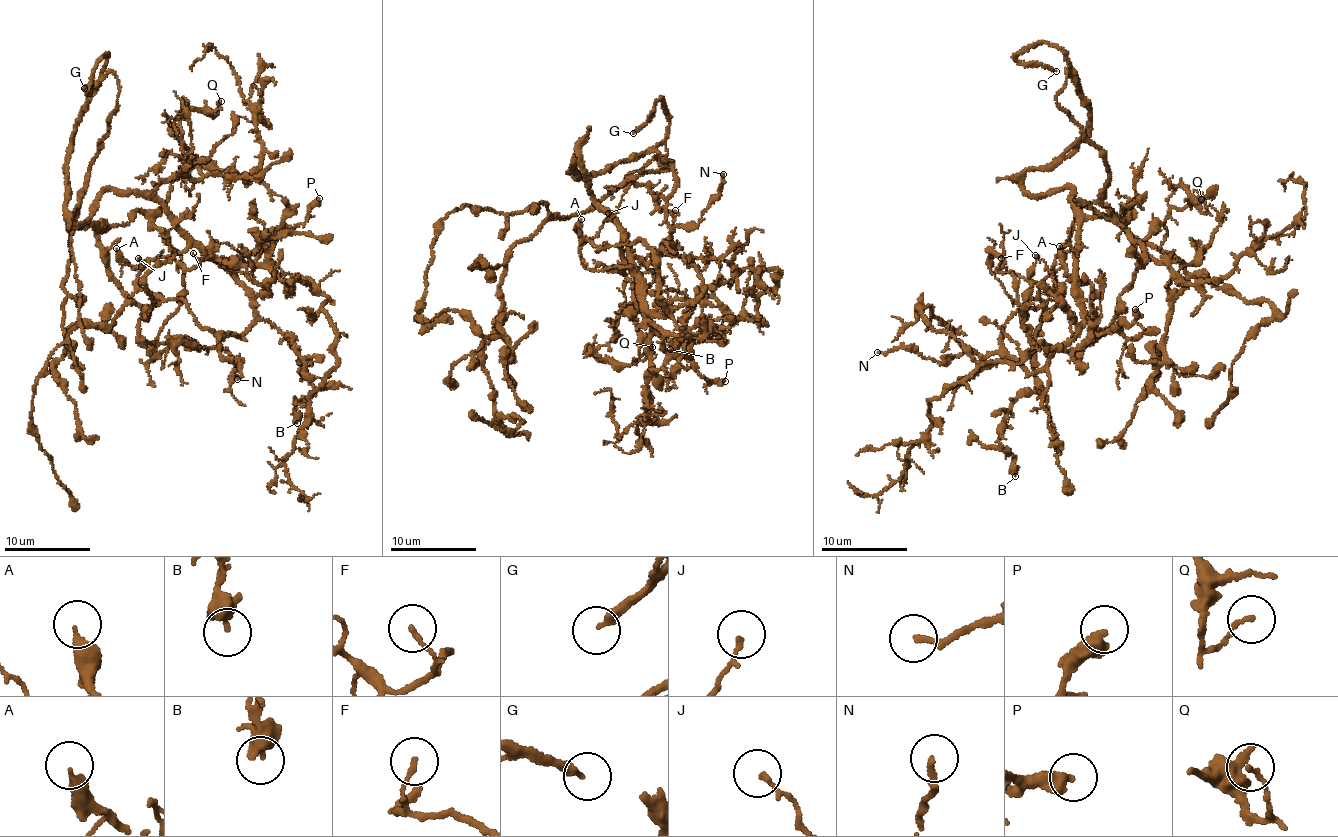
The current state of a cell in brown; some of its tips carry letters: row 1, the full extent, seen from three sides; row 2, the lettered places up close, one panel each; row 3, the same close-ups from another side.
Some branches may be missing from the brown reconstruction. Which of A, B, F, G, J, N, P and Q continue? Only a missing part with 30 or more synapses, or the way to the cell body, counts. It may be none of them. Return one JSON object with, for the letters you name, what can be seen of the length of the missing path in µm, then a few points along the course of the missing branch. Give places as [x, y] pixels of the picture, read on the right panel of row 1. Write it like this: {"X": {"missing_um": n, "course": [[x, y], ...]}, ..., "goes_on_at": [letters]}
{"G": {"missing_um": 30, "course": [[1056, 71], [1129, 108], [1142, 142], [1141, 172], [1151, 179]]}, "goes_on_at": ["G"]}

